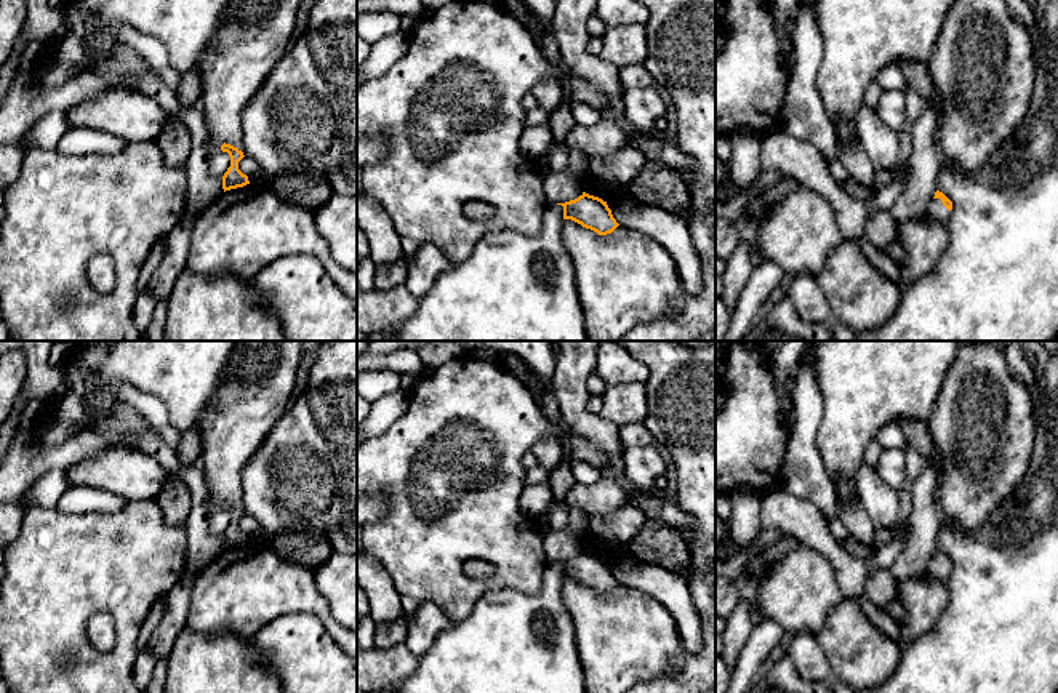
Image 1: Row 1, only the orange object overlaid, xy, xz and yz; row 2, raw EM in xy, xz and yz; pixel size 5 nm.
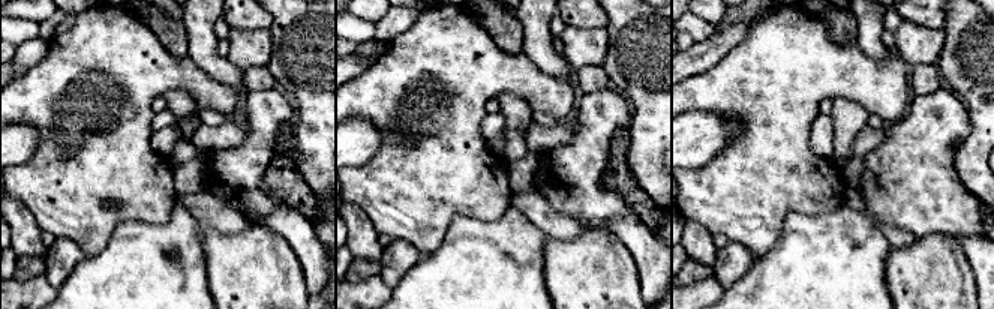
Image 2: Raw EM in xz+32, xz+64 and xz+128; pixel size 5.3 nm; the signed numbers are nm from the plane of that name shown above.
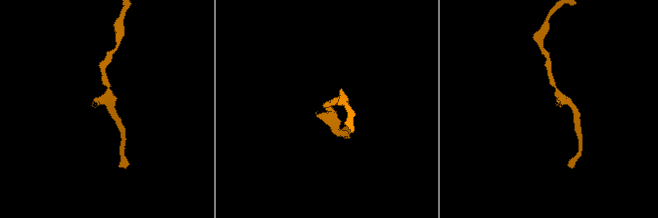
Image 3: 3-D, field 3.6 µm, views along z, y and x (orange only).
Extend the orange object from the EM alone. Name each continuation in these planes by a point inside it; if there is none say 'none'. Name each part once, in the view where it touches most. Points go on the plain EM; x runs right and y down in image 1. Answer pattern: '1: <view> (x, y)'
none

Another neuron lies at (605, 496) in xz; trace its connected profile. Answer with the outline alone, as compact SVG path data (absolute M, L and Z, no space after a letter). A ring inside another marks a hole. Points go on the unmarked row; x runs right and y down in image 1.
M605 475L595 483L575 483L563 498L565 507L581 509L589 515L608 517L619 511L627 501L627 490L621 480Z

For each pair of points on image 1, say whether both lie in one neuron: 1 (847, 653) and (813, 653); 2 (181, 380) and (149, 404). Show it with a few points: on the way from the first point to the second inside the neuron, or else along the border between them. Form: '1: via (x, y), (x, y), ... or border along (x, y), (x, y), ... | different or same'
1: border along (815, 636), (828, 658), (833, 676) | different
2: border along (120, 383), (156, 396), (176, 429) | different

